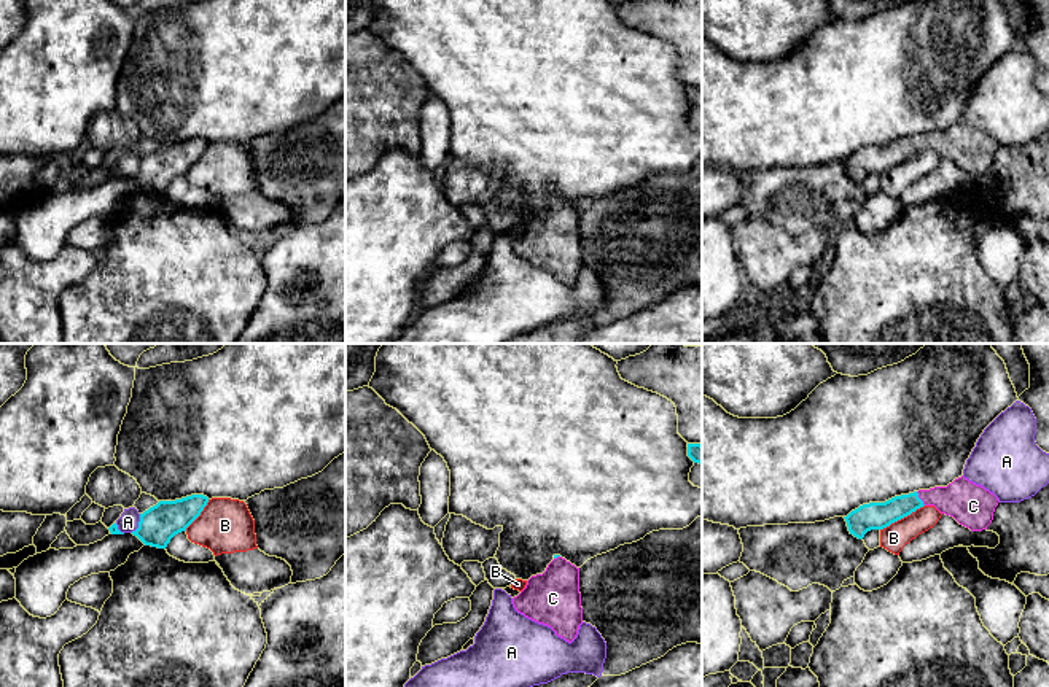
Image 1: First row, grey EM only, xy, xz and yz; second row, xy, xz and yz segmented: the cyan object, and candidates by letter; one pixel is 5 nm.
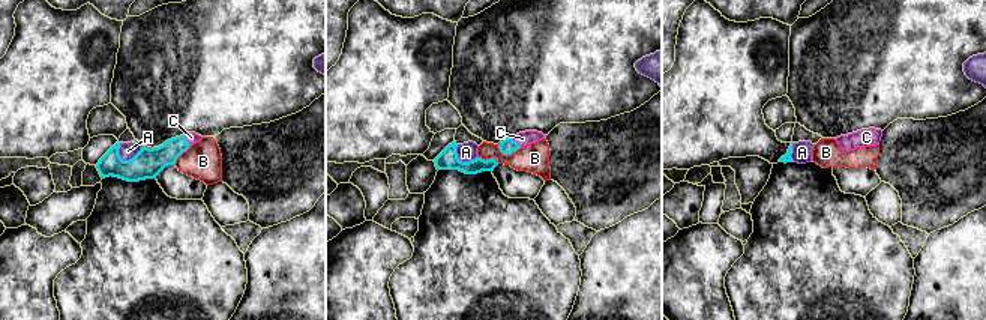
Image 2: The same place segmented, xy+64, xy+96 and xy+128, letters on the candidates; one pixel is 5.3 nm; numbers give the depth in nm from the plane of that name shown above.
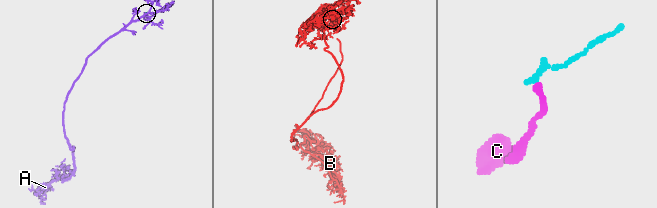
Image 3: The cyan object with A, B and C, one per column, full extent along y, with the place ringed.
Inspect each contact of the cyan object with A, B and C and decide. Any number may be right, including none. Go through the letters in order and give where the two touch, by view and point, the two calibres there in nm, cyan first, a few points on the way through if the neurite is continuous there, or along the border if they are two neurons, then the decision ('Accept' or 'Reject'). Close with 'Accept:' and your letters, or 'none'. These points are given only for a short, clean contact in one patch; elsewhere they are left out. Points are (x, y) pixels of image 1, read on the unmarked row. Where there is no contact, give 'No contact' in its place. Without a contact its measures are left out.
A: Touches cyan at xy (139, 167). Thickness 190 nm (cyan) against 100 nm. Boundary: xy (140, 158), (139, 169), (131, 175). Reject
B: Touches cyan at yz (901, 161). Thickness 140 nm (cyan) against 140 nm. Reject
C: Touches cyan at yz (919, 142). Thickness 140 nm (cyan) against 200 nm. Path across: yz (876, 159), (919, 142), (962, 143), (968, 147). Accept
Accept: C

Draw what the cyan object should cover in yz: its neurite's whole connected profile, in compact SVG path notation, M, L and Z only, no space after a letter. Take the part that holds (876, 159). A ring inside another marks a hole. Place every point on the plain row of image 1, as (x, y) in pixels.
M961 119L947 130L918 134L885 146L863 148L844 162L850 178L863 183L871 173L883 173L923 149L934 149L971 175L982 175L992 167L998 146L993 137Z

